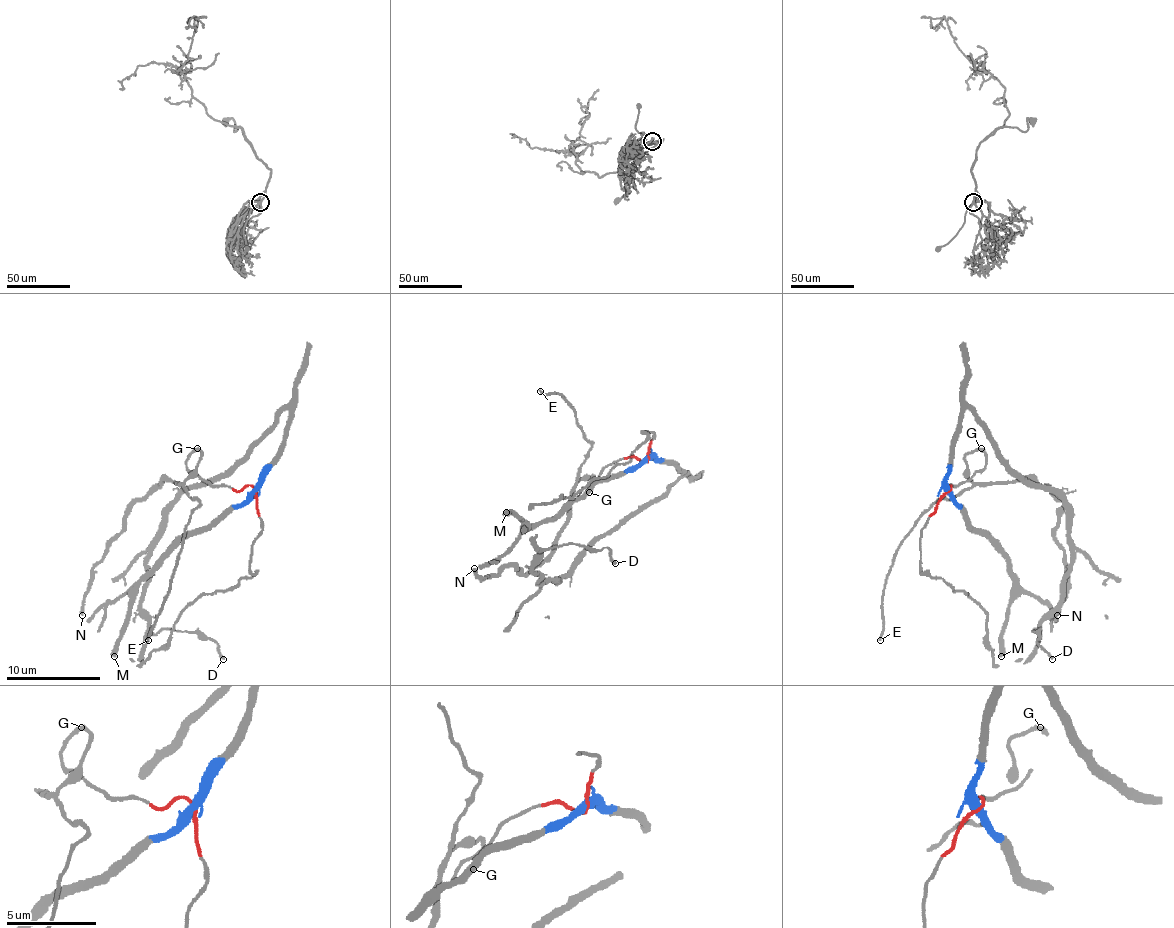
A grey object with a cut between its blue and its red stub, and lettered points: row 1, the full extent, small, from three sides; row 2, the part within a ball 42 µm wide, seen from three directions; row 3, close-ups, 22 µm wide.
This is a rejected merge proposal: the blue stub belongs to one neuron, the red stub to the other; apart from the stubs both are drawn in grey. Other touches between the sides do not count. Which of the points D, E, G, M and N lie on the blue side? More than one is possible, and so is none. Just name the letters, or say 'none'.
D, M

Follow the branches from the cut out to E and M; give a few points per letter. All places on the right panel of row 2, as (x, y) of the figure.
E: (948, 491), (948, 484), (946, 491), (969, 475), (972, 482), (934, 503), (901, 543), (882, 595), (880, 640)
M: (948, 491), (965, 510), (967, 522), (979, 529), (1002, 555), (1012, 576), (1000, 657)

